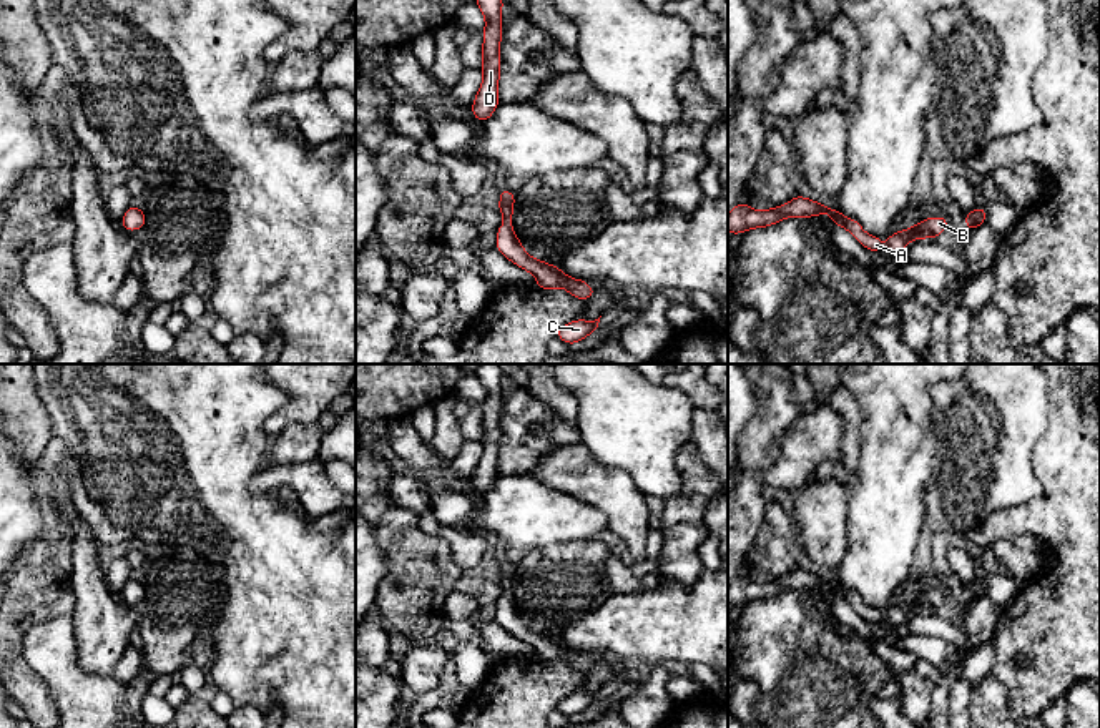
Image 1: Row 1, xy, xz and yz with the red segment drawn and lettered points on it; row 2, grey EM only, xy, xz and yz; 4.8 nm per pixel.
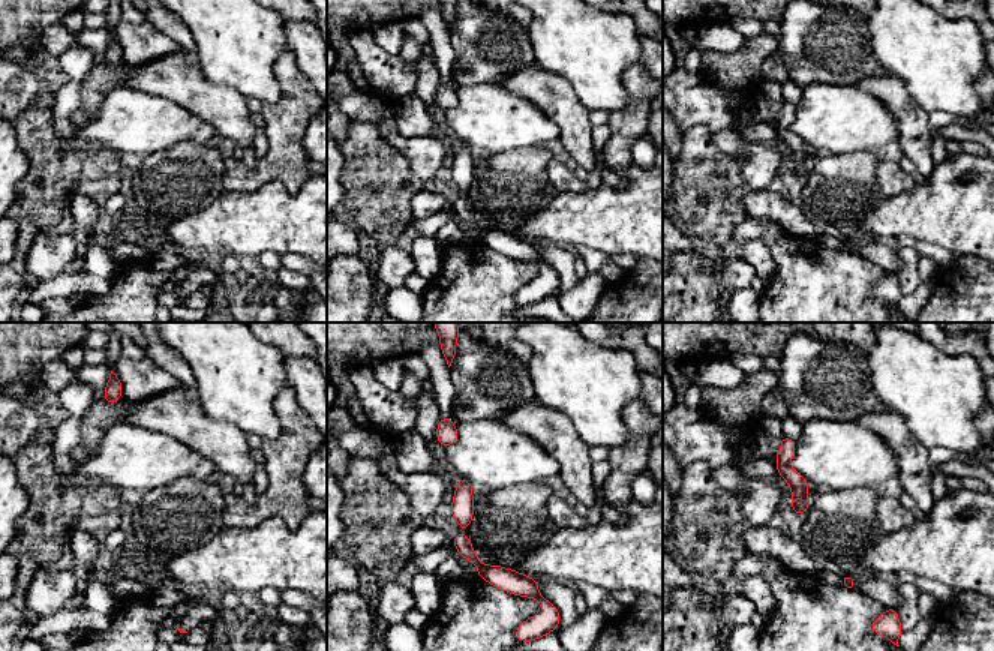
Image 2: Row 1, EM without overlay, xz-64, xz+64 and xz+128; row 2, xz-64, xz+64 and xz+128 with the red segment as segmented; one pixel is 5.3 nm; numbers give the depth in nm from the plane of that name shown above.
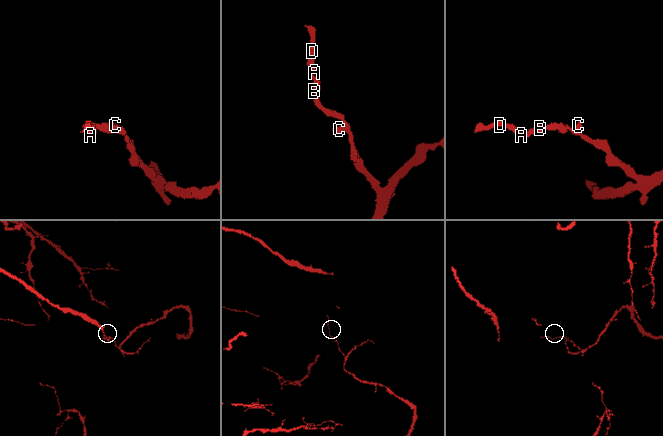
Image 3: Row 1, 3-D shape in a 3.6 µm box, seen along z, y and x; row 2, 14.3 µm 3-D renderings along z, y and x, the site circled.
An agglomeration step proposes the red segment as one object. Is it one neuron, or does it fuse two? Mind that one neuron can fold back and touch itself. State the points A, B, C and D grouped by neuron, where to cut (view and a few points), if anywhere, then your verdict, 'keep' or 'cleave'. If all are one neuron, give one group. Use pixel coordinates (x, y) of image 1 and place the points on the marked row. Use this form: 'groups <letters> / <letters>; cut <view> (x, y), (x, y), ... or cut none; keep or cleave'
groups A B C D; cut none; keep

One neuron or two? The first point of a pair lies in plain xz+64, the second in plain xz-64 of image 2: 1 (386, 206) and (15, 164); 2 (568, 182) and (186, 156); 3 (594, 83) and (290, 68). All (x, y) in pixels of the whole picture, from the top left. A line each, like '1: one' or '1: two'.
1: two
2: two
3: two

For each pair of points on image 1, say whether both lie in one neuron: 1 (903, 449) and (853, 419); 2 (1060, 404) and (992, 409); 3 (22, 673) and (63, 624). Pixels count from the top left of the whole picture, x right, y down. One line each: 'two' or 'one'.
1: two
2: two
3: two

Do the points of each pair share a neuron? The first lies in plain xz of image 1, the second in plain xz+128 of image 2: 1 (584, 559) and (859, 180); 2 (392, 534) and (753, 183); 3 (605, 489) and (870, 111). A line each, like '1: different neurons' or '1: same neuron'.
1: same neuron
2: different neurons
3: different neurons

